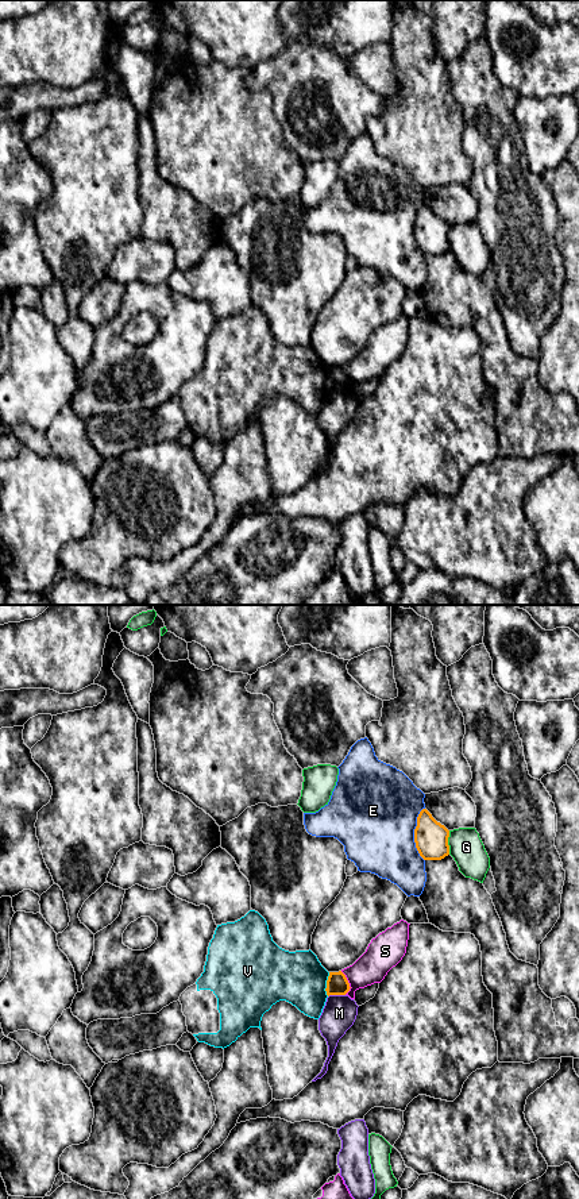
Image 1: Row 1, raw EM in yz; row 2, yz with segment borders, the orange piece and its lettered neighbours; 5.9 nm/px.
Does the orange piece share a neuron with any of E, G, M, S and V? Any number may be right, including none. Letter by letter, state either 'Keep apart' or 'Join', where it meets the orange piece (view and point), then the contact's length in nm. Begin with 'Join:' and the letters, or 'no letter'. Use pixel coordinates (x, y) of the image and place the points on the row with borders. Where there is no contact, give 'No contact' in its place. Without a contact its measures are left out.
Join: no letter
E: Keep apart. Touches orange at yz (415, 835). Shared border 320 nm
G: Keep apart. Touches orange at yz (447, 843). Shared border 140 nm
M: Keep apart. Touches orange at yz (336, 994). Shared border 110 nm
S: Keep apart. Touches orange at yz (348, 983). Shared border 150 nm
V: Keep apart. Touches orange at yz (327, 984). Shared border 140 nm

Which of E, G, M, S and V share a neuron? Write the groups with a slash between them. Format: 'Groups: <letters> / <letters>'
Groups: E / G / M / S / V

